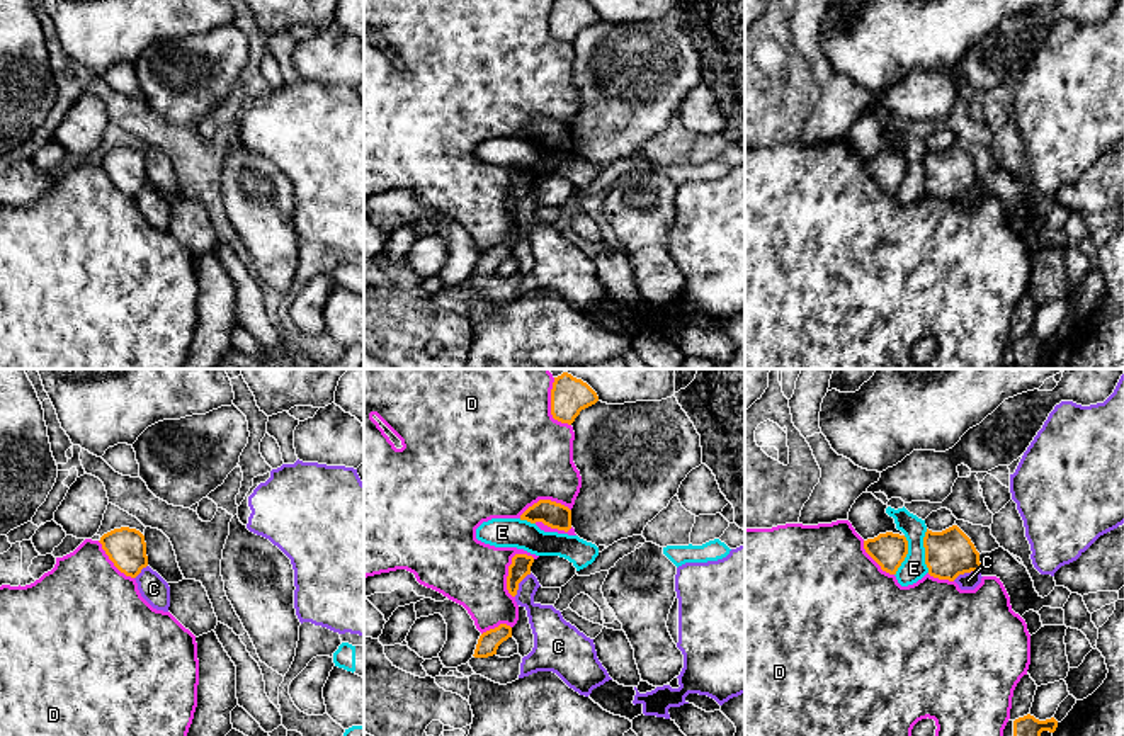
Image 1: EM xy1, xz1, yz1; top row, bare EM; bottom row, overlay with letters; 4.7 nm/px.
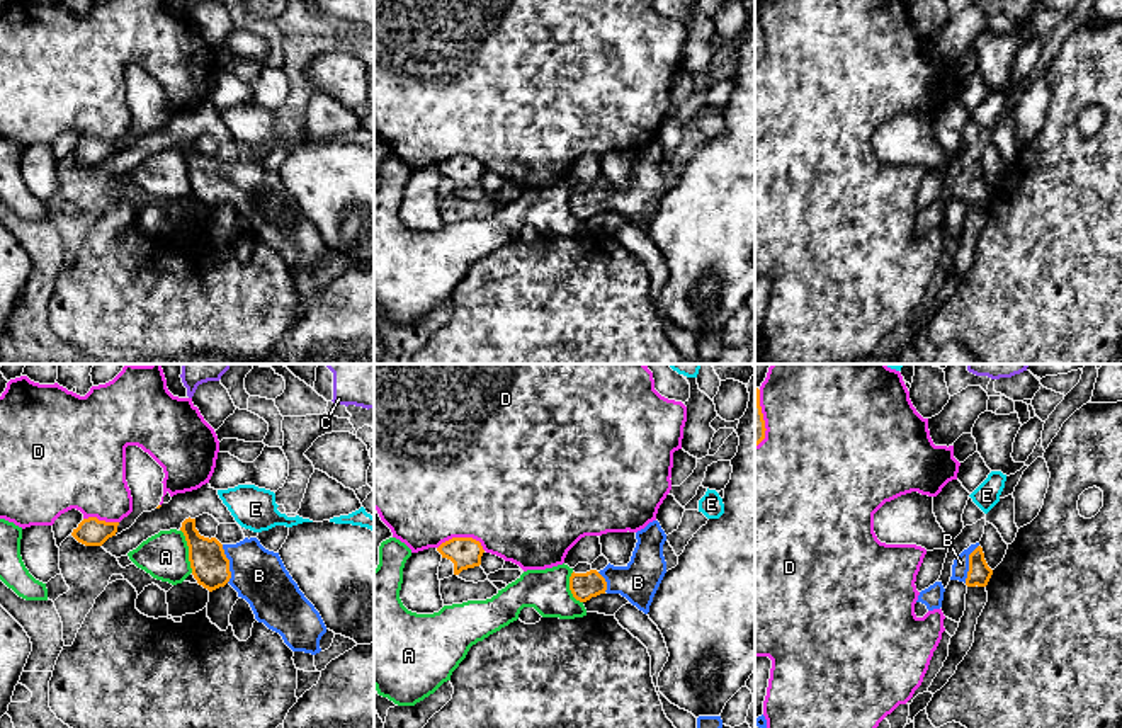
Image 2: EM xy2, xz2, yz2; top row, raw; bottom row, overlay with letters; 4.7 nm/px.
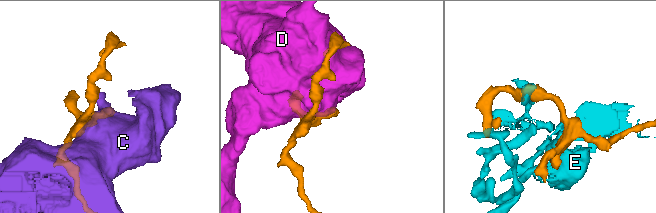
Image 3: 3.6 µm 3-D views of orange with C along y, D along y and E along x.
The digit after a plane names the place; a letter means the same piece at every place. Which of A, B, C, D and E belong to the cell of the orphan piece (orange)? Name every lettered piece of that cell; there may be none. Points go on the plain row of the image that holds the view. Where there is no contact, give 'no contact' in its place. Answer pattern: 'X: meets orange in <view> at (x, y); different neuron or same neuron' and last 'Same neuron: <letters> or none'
A: meets orange in xy2 at (189, 170); different neuron
B: meets orange in xy2 at (228, 182); same neuron
C: meets orange in yz1 at (965, 191); different neuron
D: meets orange in xz1 at (509, 187); different neuron
E: meets orange in yz1 at (925, 170); different neuron
Same neuron: B

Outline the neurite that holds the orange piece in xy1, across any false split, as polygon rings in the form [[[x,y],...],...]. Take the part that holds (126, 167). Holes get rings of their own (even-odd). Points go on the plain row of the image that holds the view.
[[[129,146],[114,148],[99,160],[114,185],[126,195],[136,197],[148,185],[145,155]]]

